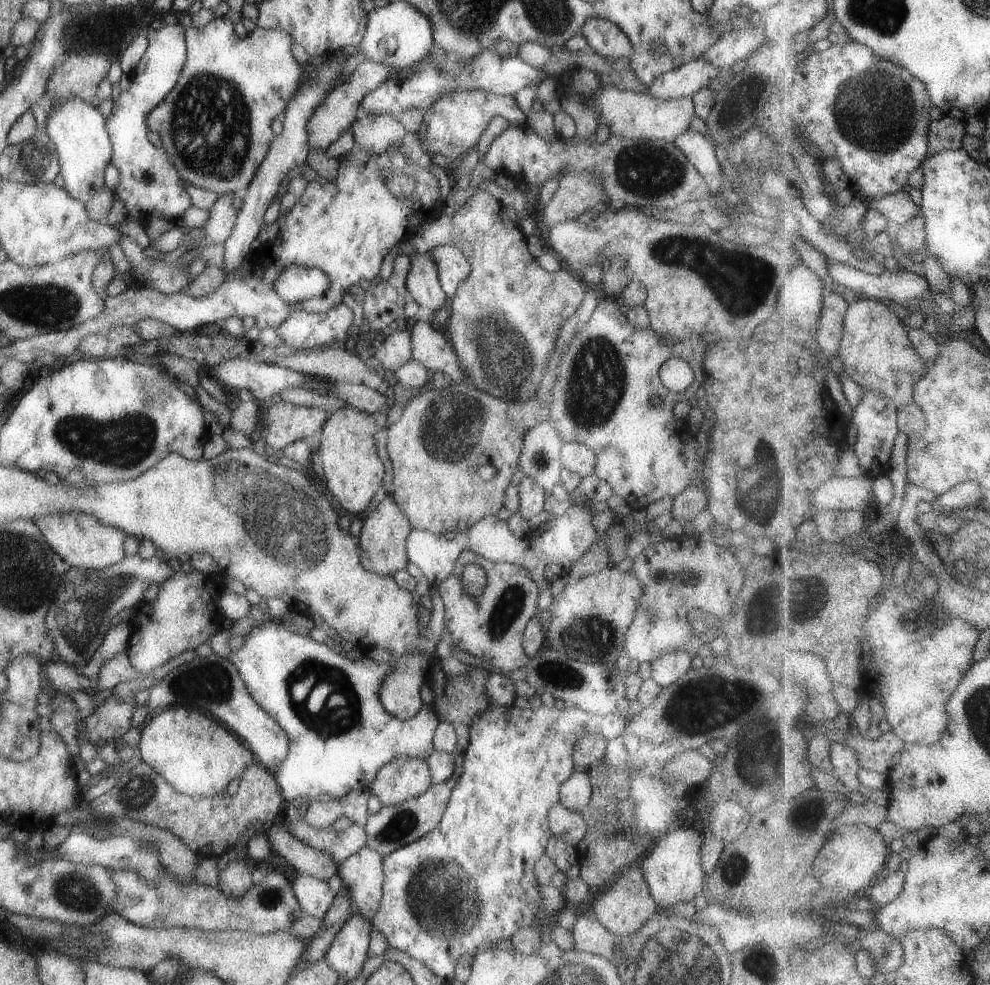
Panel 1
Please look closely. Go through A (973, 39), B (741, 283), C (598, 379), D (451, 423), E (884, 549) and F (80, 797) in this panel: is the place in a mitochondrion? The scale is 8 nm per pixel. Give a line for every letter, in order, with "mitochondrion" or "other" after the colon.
A: other
B: mitochondrion
C: mitochondrion
D: mitochondrion
E: other
F: other

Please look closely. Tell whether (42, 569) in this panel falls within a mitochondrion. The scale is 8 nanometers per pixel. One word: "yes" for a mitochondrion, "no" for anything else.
yes

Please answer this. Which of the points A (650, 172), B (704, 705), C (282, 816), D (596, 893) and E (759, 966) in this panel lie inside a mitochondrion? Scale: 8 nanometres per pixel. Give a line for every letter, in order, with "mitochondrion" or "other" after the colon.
A: mitochondrion
B: mitochondrion
C: other
D: other
E: mitochondrion

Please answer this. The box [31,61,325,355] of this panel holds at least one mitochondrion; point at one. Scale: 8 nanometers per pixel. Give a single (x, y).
(210, 127)

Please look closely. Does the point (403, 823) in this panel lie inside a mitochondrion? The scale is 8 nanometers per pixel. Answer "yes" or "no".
yes

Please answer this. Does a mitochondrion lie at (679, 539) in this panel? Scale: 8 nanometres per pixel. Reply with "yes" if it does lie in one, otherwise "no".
no

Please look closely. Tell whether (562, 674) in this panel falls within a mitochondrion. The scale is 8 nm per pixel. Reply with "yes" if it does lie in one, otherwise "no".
yes

